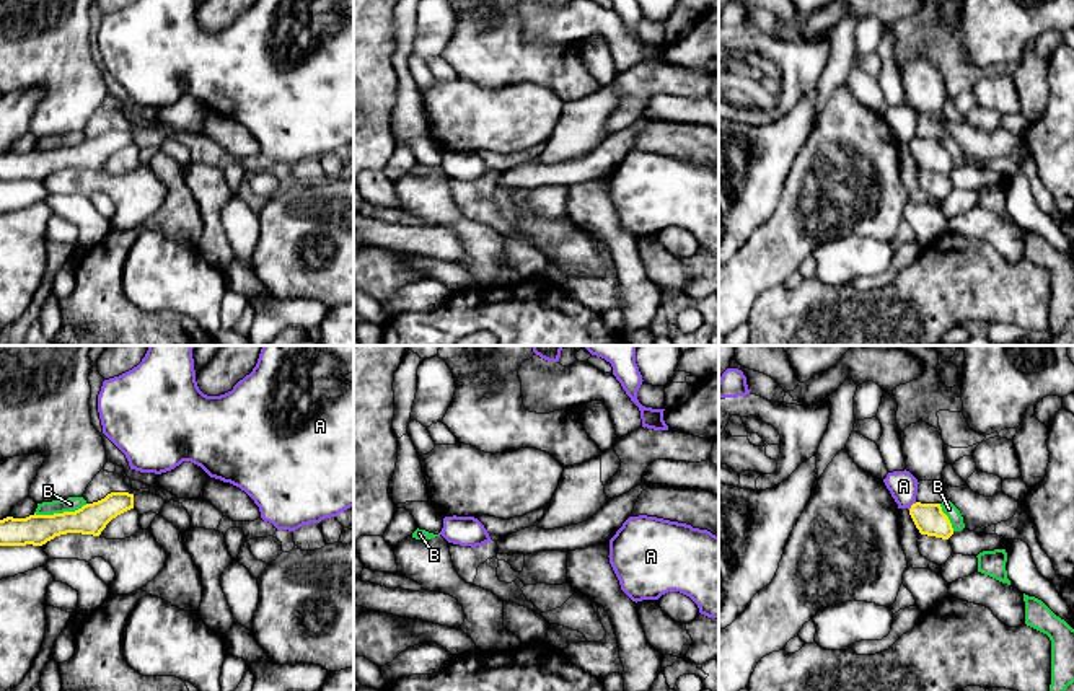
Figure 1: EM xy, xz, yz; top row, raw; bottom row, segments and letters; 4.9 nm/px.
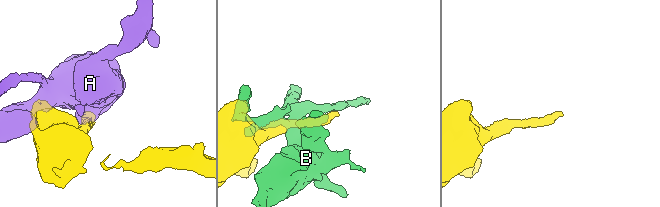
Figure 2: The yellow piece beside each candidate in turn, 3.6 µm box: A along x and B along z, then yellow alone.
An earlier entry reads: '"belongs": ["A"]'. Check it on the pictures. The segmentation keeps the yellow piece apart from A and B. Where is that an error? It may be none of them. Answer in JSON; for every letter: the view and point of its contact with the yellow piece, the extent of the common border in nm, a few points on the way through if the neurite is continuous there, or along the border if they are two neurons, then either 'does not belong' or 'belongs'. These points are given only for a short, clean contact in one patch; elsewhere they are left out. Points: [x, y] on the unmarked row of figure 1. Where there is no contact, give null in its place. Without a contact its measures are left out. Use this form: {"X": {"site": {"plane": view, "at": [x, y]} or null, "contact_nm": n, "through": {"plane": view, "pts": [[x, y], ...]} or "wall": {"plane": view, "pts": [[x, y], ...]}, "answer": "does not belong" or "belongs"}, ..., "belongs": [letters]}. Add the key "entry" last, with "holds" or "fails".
{"A": {"site": {"plane": "yz", "at": [911, 140]}, "contact_nm": 60, "wall": {"plane": "yz", "pts": [[916, 137], [908, 144]]}, "answer": "does not belong"}, "B": {"site": {"plane": "xy", "at": [61, 149]}, "contact_nm": 260, "answer": "does not belong"}, "belongs": [], "entry": "fails"}

